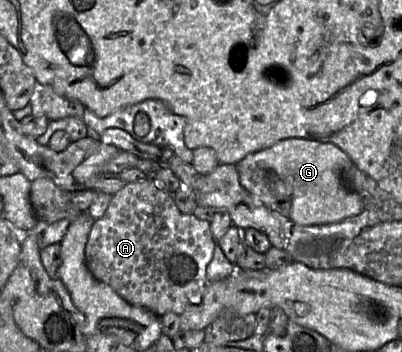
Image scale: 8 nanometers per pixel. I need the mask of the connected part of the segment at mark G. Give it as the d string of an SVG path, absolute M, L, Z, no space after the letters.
M292 137L248 154L235 166L237 171L263 168L283 179L293 191L289 219L299 225L311 226L337 223L365 210L361 197L342 180L343 173L352 165L350 157L332 143Z

